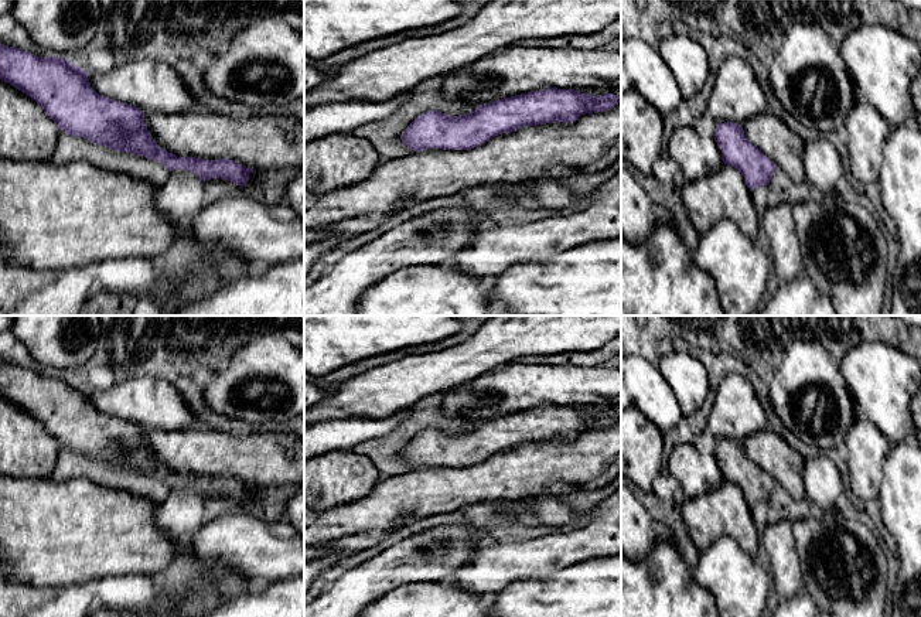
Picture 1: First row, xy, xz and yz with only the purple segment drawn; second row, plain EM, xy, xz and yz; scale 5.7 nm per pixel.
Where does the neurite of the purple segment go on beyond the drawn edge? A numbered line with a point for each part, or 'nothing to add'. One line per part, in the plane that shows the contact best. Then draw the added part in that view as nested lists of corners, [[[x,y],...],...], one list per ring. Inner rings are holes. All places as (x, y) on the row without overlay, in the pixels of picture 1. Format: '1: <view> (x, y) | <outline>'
1: xz (556, 467) | [[[621,419],[610,427],[586,430],[570,440],[525,443],[512,450],[502,450],[471,467],[426,466],[382,477],[368,495],[324,511],[304,507],[304,545],[335,541],[364,531],[392,531],[482,501],[516,502],[543,495],[560,497],[576,490],[597,490],[620,473]]]

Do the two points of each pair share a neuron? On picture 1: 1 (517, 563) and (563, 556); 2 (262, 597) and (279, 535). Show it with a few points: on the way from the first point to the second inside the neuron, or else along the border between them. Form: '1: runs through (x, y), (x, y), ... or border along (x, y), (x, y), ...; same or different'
1: runs through (528, 559), (552, 556); same
2: border along (289, 578), (280, 578), (256, 586); different

